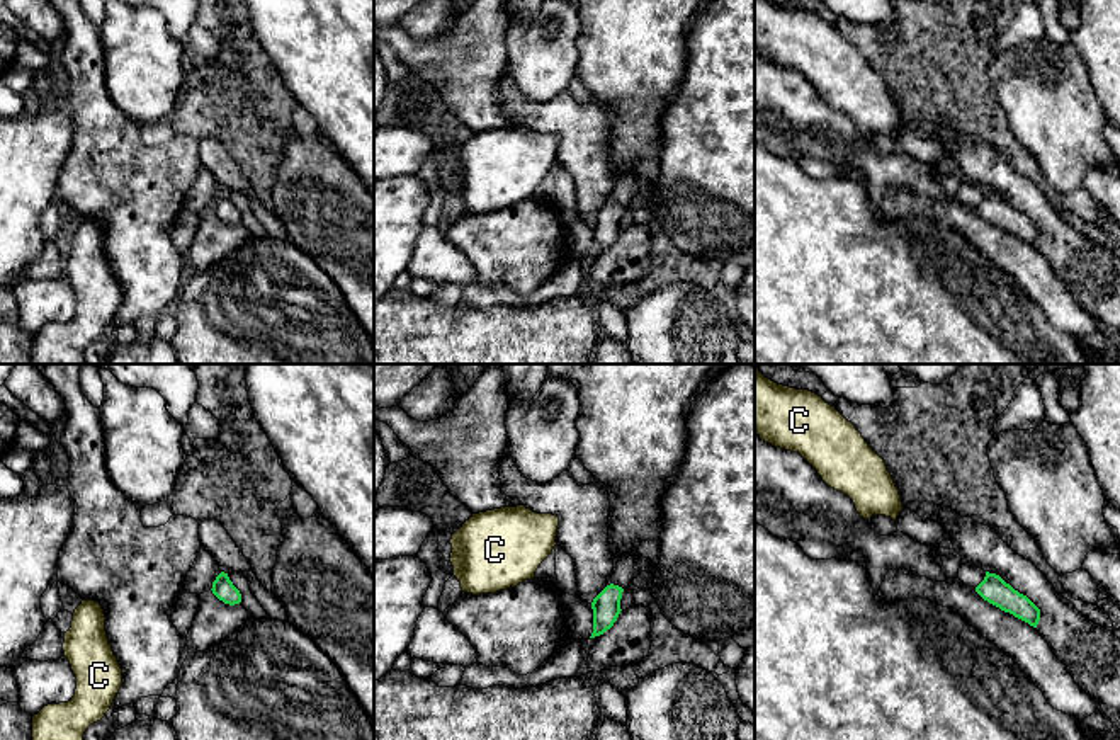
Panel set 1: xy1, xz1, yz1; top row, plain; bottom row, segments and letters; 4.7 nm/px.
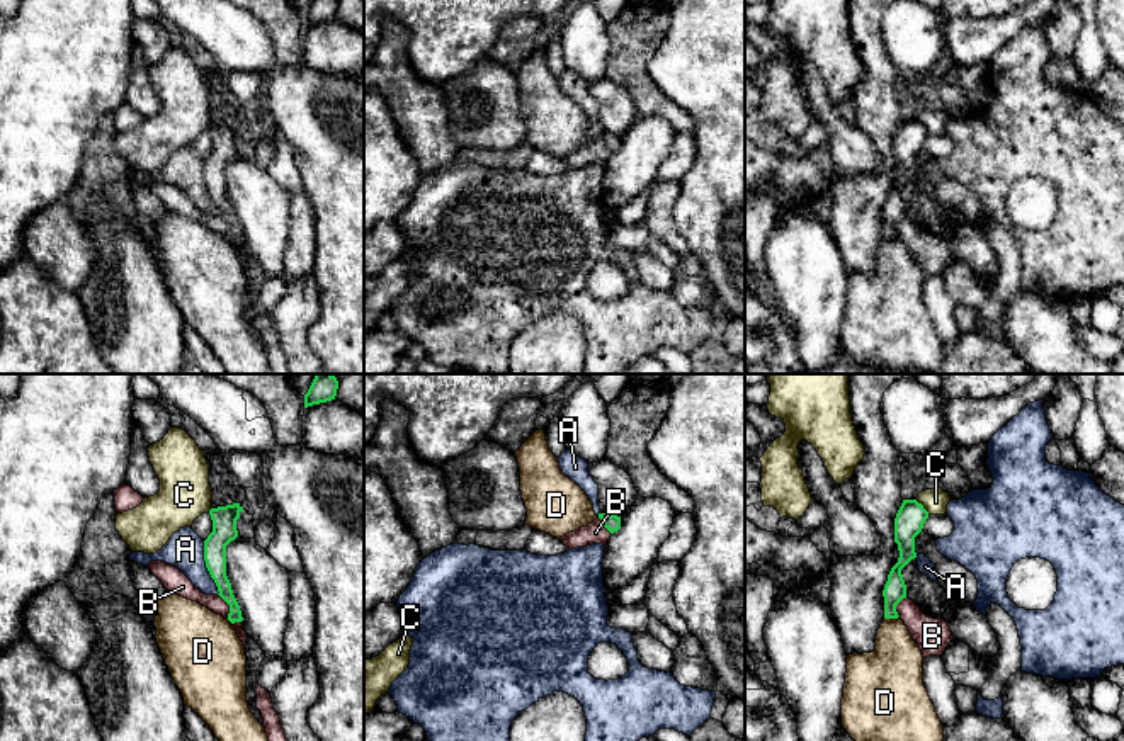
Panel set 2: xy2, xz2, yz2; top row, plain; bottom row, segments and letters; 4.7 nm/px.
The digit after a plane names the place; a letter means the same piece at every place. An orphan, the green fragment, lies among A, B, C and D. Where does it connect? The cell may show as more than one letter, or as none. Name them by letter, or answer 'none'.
none

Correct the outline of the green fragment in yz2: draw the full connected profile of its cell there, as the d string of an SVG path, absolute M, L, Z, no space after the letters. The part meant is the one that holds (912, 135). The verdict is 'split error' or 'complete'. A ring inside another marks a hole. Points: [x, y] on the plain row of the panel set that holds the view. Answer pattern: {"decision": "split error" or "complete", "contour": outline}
{"decision": "complete", "contour": "M903 119L894 138L894 161L898 163L900 177L891 187L883 209L884 238L898 238L896 224L906 218L906 204L901 189L917 177L915 156L922 151L928 131L917 119Z"}

